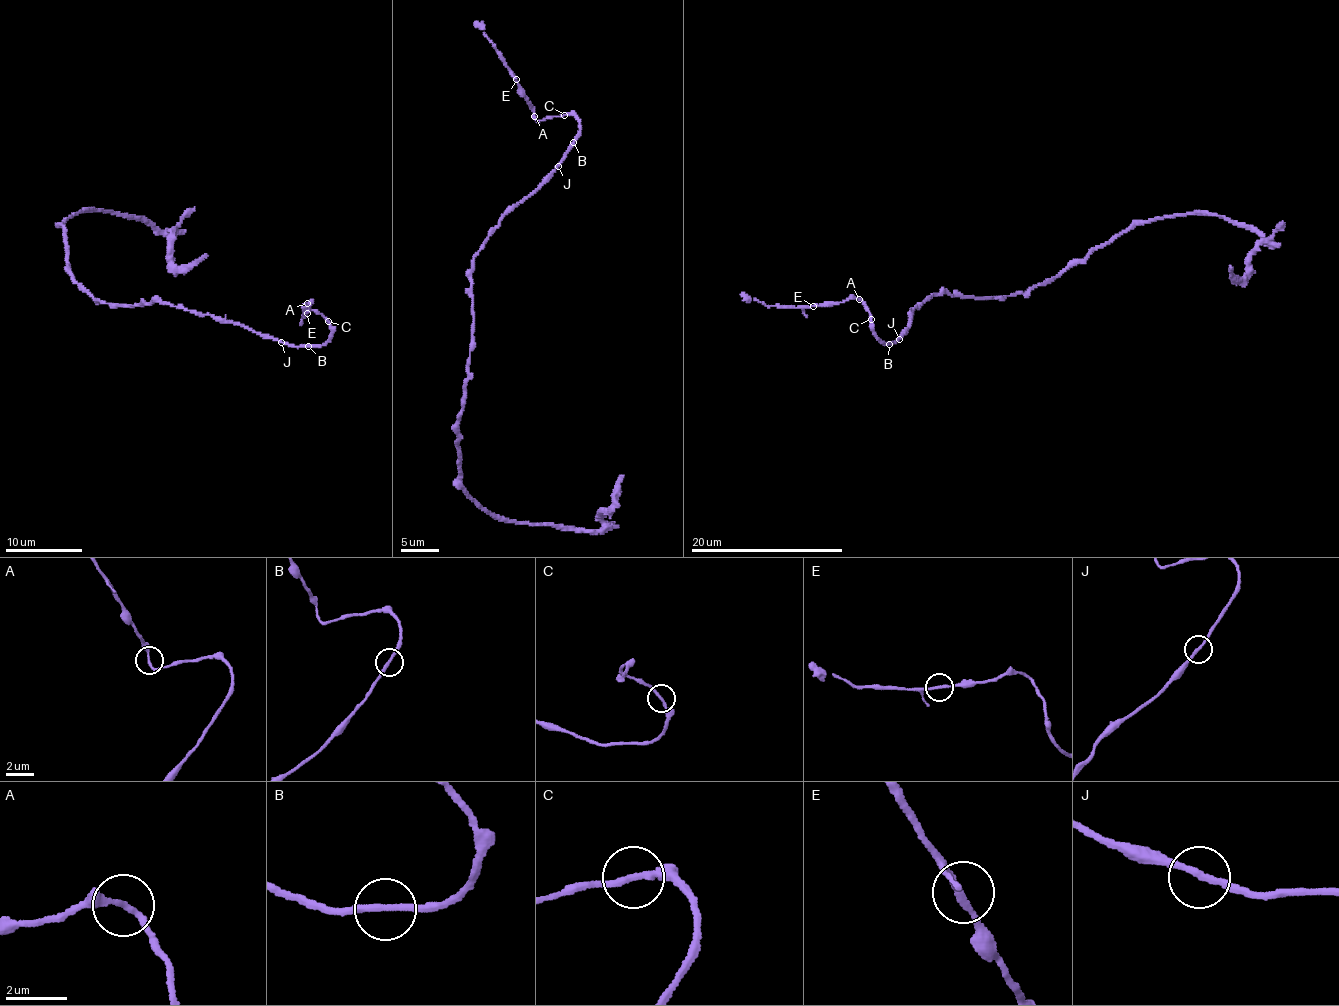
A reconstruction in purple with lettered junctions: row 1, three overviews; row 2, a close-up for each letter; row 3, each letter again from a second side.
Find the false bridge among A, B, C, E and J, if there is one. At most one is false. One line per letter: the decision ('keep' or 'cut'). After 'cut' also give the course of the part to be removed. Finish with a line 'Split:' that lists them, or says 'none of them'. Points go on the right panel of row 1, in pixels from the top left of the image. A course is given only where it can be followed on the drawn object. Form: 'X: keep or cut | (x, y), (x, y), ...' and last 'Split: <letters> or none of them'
A: keep
B: keep
C: keep
E: keep
J: keep
Split: none of them

